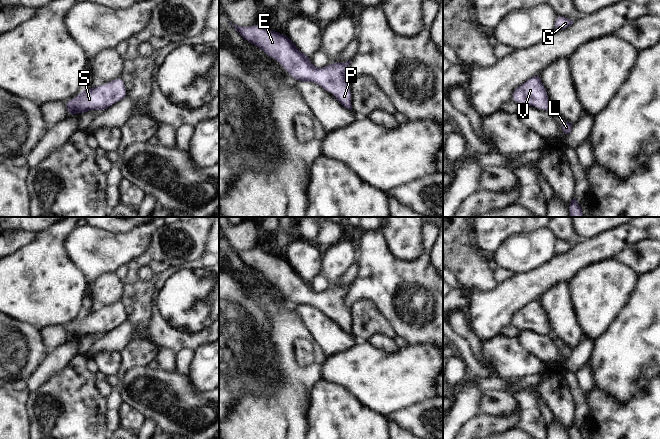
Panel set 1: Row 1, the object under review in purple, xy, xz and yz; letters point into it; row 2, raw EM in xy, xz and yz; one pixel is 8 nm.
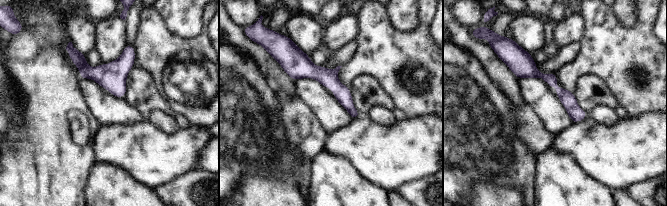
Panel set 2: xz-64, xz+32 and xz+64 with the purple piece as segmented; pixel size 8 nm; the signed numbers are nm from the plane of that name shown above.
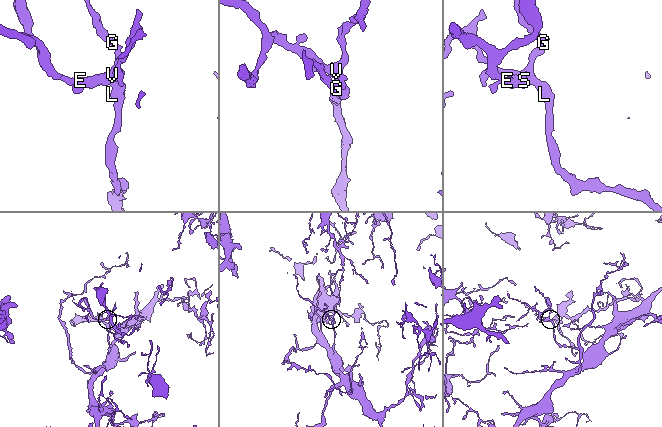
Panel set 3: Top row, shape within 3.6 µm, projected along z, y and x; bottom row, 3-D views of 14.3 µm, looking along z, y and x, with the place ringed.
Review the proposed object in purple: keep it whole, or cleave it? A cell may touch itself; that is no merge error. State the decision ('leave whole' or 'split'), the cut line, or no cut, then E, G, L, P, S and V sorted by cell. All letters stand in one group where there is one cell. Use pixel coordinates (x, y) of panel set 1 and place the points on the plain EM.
leave whole | no cut | E G L P S V

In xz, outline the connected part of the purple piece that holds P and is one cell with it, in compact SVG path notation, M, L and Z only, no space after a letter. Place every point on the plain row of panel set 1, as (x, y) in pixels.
M260 248L254 250L242 251L233 249L241 262L254 268L263 274L266 280L270 280L277 284L286 294L286 296L298 306L315 306L321 310L325 315L332 316L336 324L345 332L352 334L352 320L350 310L346 307L344 301L347 292L351 286L346 287L329 287L323 292L315 292L310 284L286 259L280 258L274 254L264 254Z

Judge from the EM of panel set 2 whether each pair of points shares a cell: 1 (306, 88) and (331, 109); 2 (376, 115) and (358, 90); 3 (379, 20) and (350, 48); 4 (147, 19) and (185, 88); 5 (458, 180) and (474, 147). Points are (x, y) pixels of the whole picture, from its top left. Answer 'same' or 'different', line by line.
1: same
2: different
3: different
4: same
5: same

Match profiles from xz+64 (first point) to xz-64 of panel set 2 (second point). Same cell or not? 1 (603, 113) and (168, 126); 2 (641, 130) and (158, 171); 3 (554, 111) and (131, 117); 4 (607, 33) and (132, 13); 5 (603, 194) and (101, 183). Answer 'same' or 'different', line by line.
1: same
2: same
3: same
4: different
5: same

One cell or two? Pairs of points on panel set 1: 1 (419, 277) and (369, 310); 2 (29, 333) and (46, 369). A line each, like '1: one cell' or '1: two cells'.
1: two cells
2: two cells

